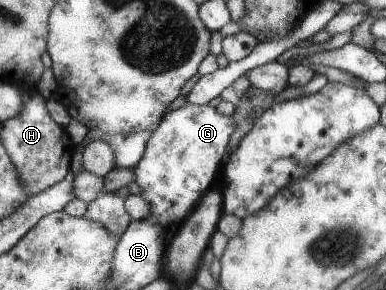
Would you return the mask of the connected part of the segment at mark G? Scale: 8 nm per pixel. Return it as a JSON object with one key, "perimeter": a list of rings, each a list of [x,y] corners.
{"perimeter":[[[186,103],[182,107],[172,110],[164,116],[158,127],[154,128],[146,145],[142,157],[134,166],[135,182],[140,186],[138,195],[150,205],[148,218],[160,222],[172,234],[181,221],[199,203],[204,192],[210,190],[210,185],[216,175],[216,167],[224,157],[224,149],[228,145],[228,137],[232,133],[232,116],[219,115],[209,103],[199,105]]]}

